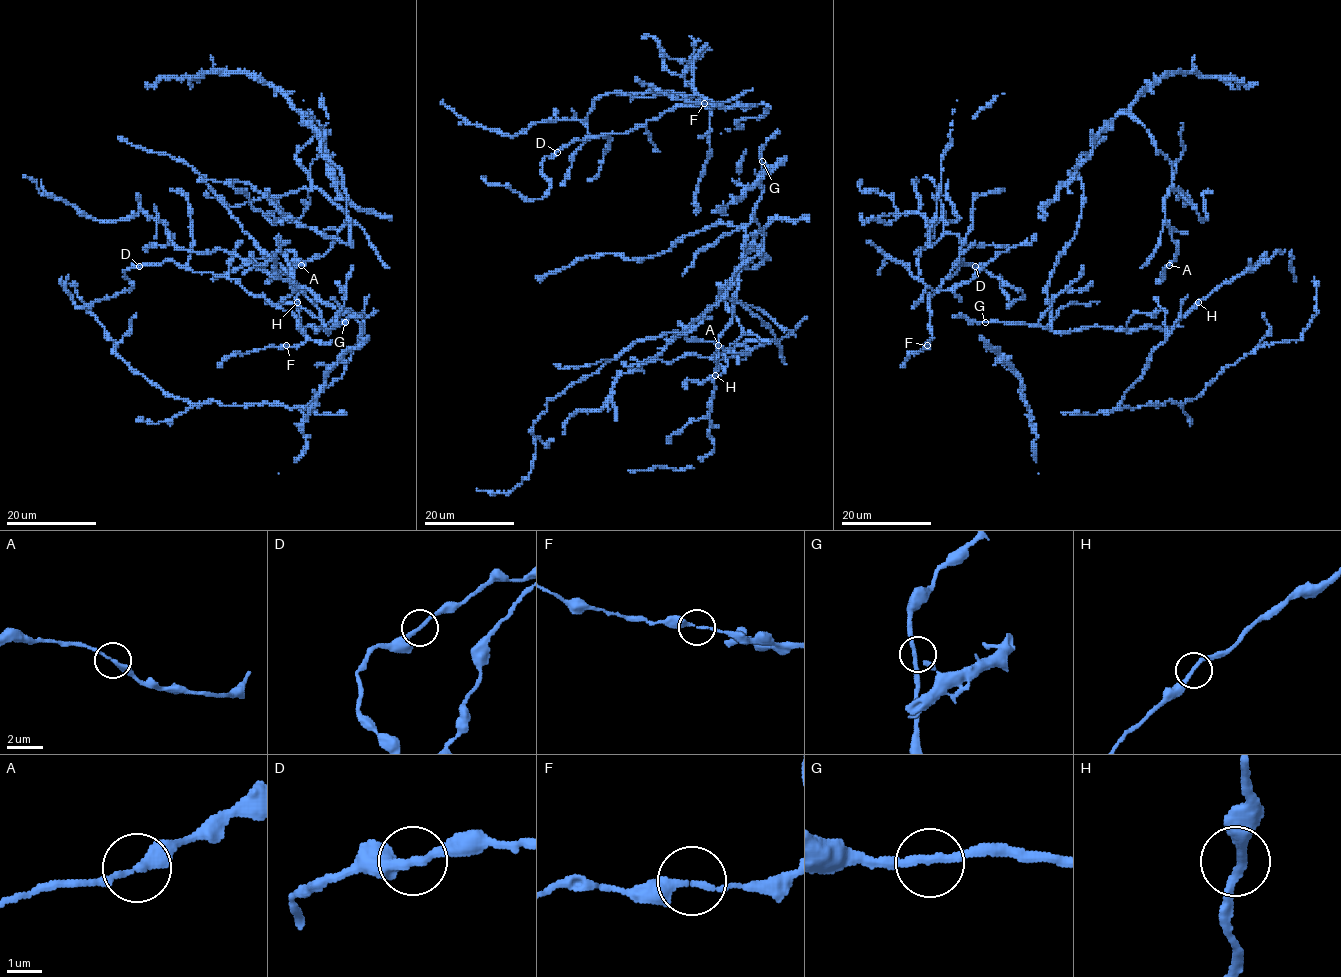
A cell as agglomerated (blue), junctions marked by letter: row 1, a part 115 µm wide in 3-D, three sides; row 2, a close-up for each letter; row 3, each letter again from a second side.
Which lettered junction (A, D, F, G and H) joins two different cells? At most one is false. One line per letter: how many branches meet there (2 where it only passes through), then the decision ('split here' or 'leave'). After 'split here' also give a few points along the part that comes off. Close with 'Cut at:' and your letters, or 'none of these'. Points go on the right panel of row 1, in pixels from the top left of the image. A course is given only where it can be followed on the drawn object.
A: 2 | leave
D: 2 | leave
F: 2 | leave
G: 2 | leave
H: 2 | leave
Cut at: none of these

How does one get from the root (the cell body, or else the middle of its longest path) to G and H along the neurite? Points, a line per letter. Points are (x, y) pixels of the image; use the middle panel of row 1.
G: (742, 261), (745, 228), (761, 196), (762, 161)
H: (742, 261), (732, 323), (719, 339), (715, 375)

